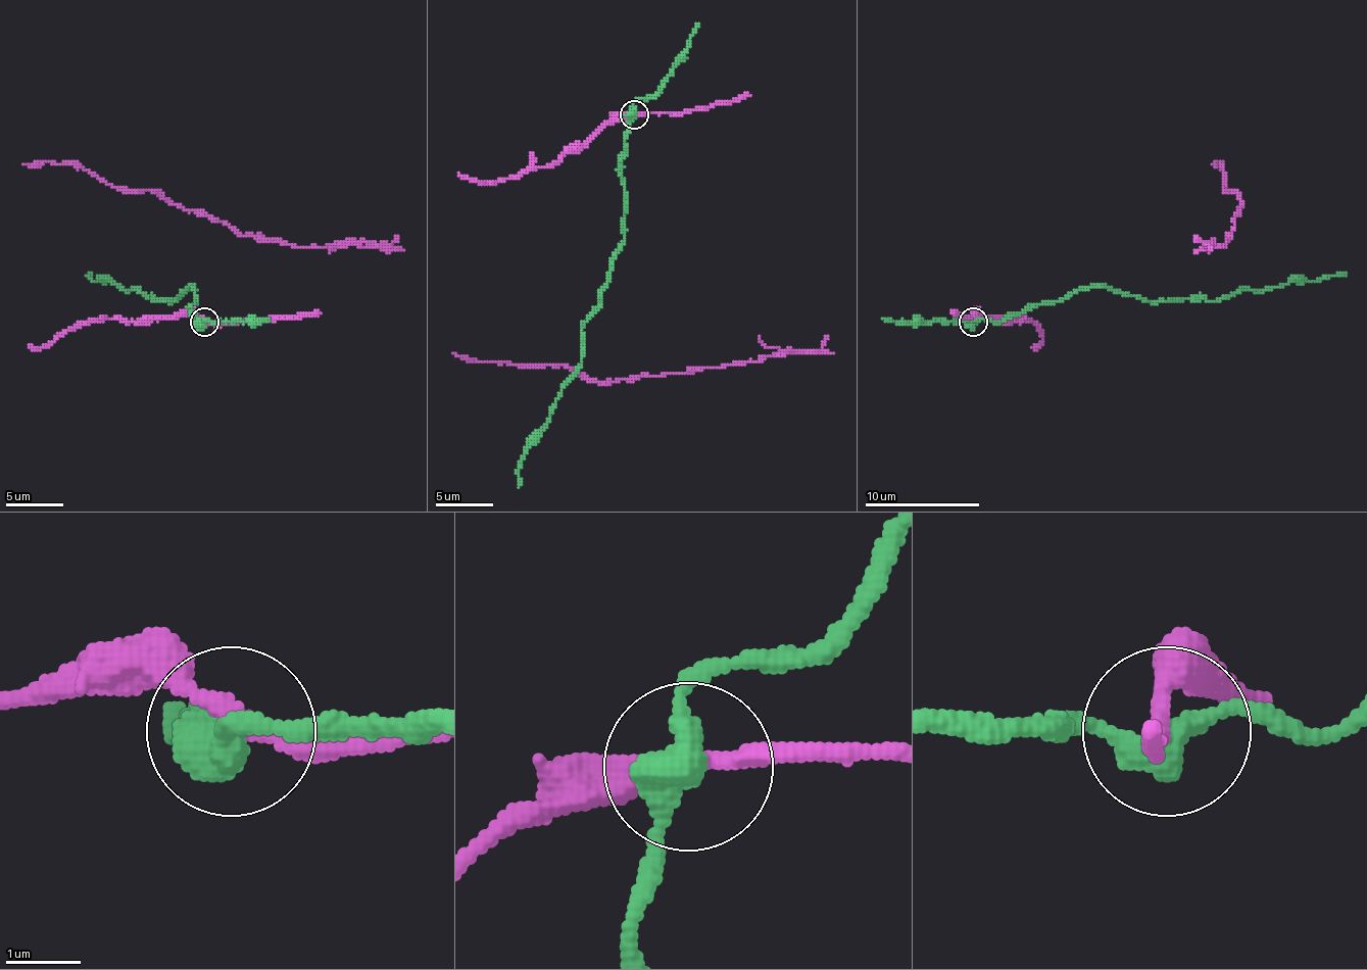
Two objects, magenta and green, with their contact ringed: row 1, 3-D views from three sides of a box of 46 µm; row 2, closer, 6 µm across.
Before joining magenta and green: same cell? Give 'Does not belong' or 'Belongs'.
Does not belong

